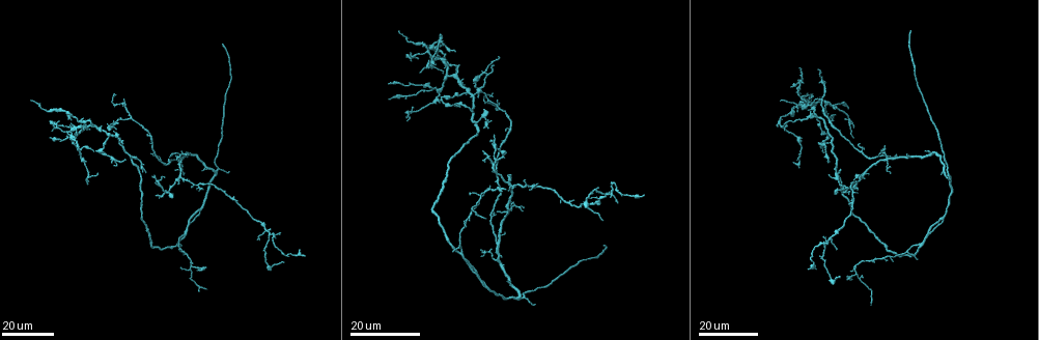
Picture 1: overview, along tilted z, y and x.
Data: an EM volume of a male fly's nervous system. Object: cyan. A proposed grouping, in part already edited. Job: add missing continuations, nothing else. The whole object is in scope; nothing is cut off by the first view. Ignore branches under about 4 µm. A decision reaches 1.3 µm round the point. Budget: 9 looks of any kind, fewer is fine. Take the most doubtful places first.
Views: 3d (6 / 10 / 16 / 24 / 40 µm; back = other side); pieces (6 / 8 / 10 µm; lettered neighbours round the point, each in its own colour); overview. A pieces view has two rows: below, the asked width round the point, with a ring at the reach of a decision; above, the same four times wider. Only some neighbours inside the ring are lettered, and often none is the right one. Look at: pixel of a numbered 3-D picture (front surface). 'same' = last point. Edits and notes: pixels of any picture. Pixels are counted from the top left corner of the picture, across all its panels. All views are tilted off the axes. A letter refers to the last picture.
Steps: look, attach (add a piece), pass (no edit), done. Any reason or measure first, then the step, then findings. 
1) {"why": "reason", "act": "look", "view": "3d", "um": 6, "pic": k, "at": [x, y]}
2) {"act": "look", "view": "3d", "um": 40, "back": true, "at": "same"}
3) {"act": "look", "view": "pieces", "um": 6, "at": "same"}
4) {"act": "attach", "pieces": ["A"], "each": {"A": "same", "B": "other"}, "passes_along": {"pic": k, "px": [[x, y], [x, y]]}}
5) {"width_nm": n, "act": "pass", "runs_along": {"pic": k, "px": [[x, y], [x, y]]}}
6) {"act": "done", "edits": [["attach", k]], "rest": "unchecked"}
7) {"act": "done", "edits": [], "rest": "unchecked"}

{"why": "an open end", "act": "look", "view": "3d", "um": 24, "pic": 1, "at": [222, 44]}

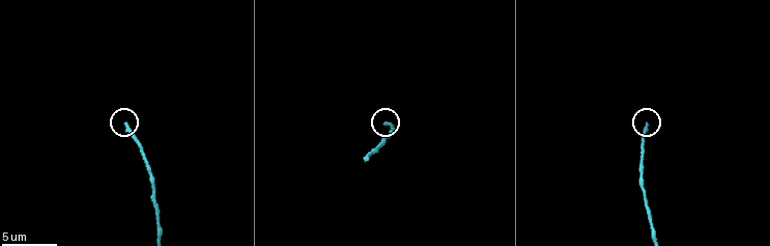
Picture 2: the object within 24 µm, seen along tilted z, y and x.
{"act": "look", "view": "pieces", "um": 10, "pic": 2, "at": [647, 125]}

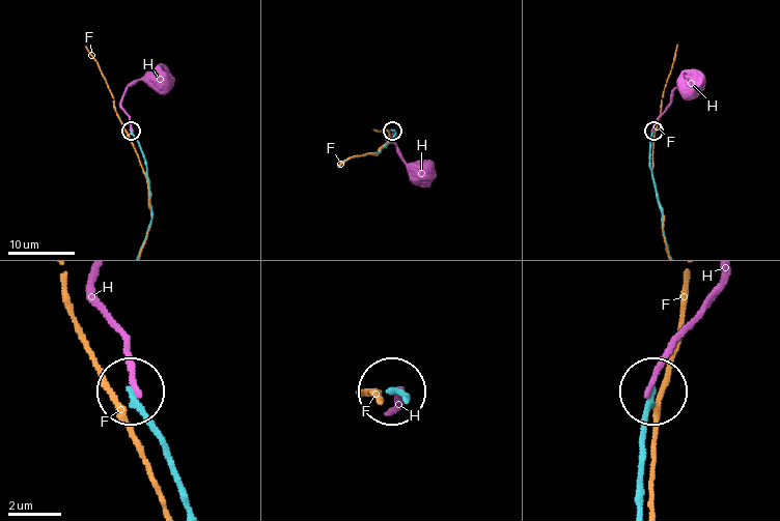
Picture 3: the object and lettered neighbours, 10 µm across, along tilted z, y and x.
{"act": "pass", "each": {"F": "other", "H": "other"}, "runs_along": {"pic": 3, "px": [[663, 229], [649, 150], [652, 129]]}, "found": "no lettered piece goes on from it"}

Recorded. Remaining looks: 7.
{"why": "branch stops here", "act": "look", "view": "3d", "um": 16, "pic": 1, "at": [388, 99]}

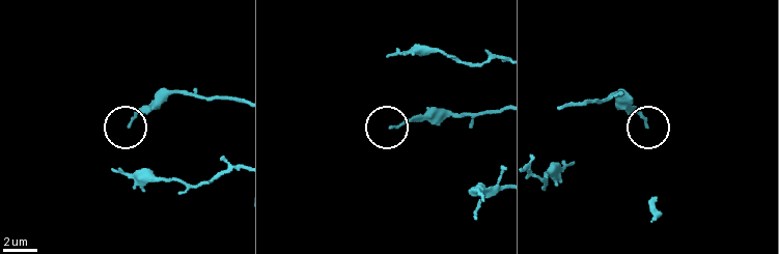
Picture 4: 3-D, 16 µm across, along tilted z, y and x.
{"act": "look", "view": "pieces", "um": 8, "pic": 4, "at": [391, 125]}

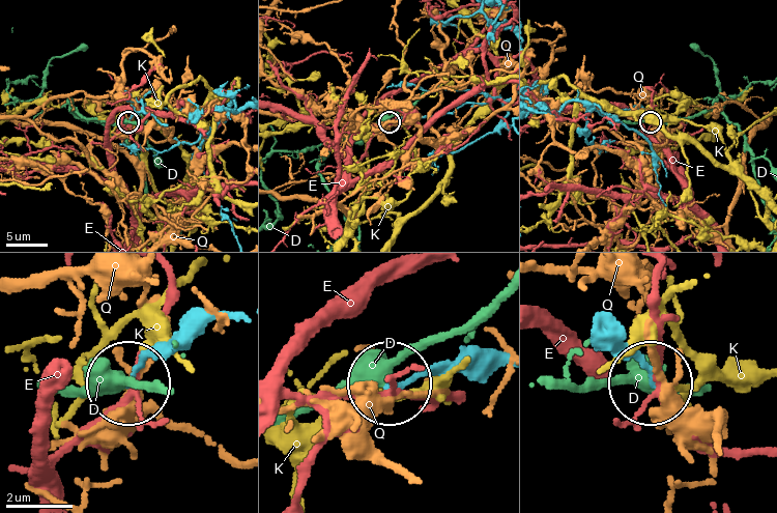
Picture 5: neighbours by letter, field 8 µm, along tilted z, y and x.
{"width_nm": 130, "act": "pass", "each": {"D": "other", "E": "other", "K": "other", "Q": "other"}, "runs_along": {"pic": 5, "px": [[606, 322], [650, 382]]}, "found": "none of them fits"}

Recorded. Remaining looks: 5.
{"why": "an open end", "act": "look", "view": "3d", "um": 24, "pic": 1, "at": [484, 151]}

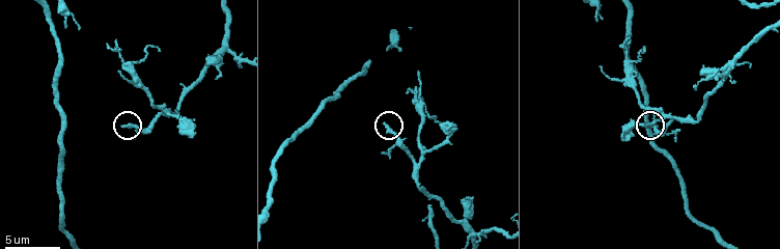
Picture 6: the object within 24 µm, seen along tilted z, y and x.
{"why": "what lies round it", "act": "look", "view": "pieces", "um": 8, "pic": 6, "at": [124, 126]}

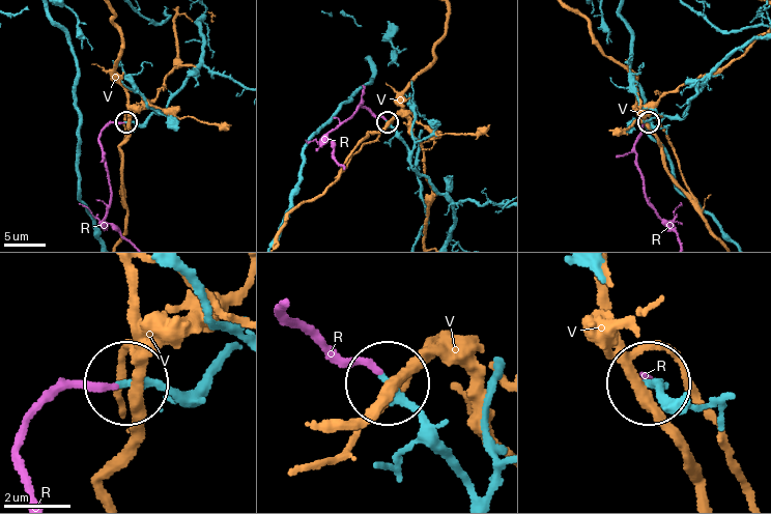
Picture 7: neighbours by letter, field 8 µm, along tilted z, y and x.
{"act": "attach", "pieces": ["R"], "each": {"R": "same", "V": "other"}, "passes_along": {"pic": 7, "px": [[457, 463], [382, 377], [340, 357], [283, 309]]}, "found": "the neuron continues"}

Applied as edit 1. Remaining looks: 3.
{"why": "long arm stops here", "act": "look", "view": "3d", "um": 24, "pic": 1, "at": [207, 289]}

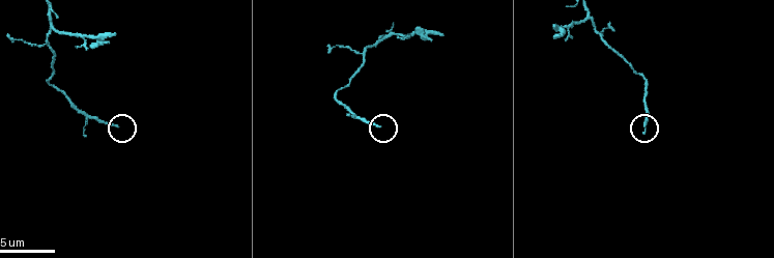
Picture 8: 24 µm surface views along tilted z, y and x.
{"act": "look", "view": "pieces", "um": 10, "pic": 8, "at": [643, 125]}

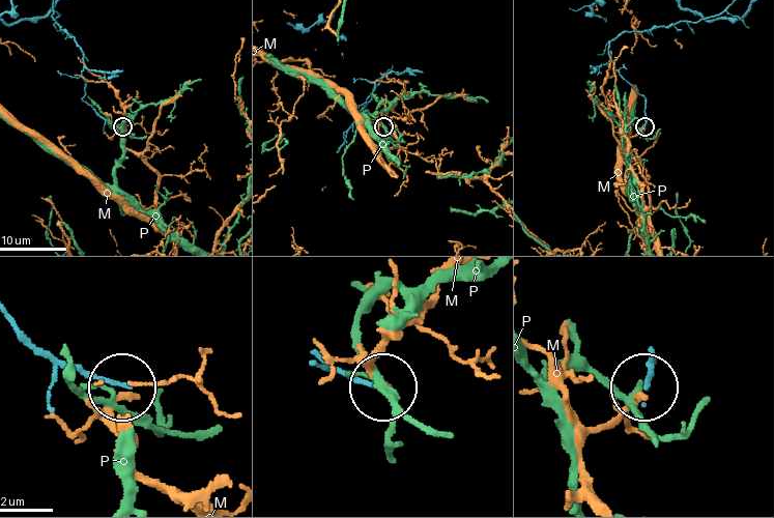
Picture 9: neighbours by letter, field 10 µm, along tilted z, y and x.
{"act": "pass", "each": {"M": "other", "P": "other"}, "runs_along": {"pic": 9, "px": [[619, 35], [609, 55], [621, 77], [644, 98], [644, 126]]}, "found": "no lettered piece goes on from it"}

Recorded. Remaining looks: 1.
{"act": "done", "edits": [["attach", 7]], "rest": "unchecked"}

